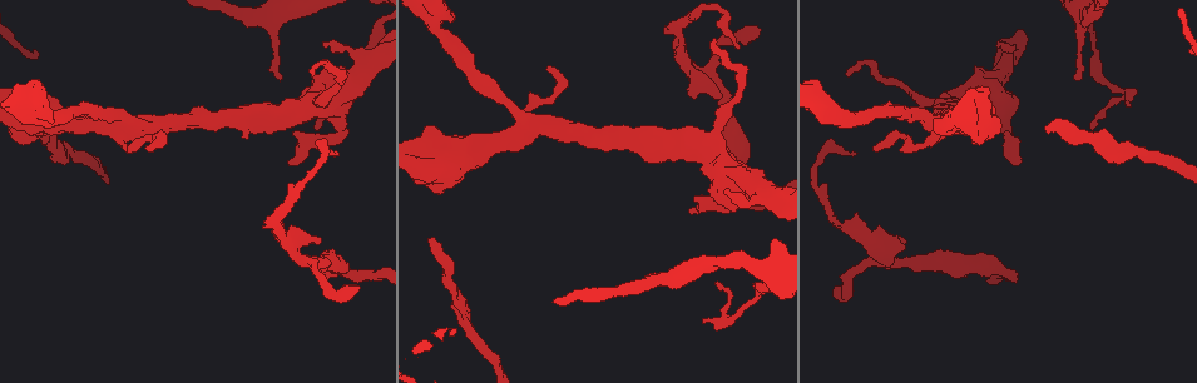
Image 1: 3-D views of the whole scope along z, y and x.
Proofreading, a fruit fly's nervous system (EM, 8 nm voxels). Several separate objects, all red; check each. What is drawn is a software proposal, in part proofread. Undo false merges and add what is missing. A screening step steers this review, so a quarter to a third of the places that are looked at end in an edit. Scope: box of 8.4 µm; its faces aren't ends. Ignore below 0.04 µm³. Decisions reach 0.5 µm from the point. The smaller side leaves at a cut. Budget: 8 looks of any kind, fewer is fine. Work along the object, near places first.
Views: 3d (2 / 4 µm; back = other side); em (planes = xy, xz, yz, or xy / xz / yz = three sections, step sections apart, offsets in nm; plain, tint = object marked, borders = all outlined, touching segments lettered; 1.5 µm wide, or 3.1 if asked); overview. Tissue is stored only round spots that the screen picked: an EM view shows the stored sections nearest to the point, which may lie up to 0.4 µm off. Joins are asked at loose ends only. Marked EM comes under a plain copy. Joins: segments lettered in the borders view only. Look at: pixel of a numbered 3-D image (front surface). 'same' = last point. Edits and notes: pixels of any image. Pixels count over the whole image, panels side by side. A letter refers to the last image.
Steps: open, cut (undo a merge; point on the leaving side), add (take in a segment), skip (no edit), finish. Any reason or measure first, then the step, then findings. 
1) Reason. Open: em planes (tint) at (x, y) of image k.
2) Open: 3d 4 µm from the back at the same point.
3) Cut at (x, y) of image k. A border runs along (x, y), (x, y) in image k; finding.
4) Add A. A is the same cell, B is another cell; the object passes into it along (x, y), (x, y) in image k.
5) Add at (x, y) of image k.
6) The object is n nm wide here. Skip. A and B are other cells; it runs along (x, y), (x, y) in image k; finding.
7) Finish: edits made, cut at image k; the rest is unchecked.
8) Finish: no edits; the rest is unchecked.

Free end. Open: 3d 2 µm at (1073, 77) of image 1.

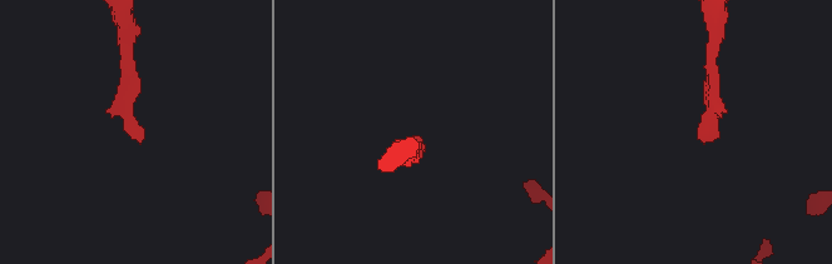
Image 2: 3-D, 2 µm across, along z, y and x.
Need the tissue. Open: em planes (tint) at (699, 139) of image 2.

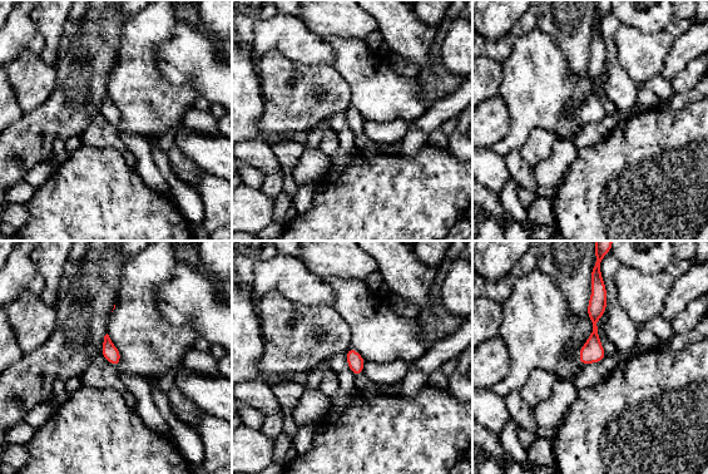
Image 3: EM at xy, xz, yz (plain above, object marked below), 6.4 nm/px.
Open: em planes (borders) at the same point.

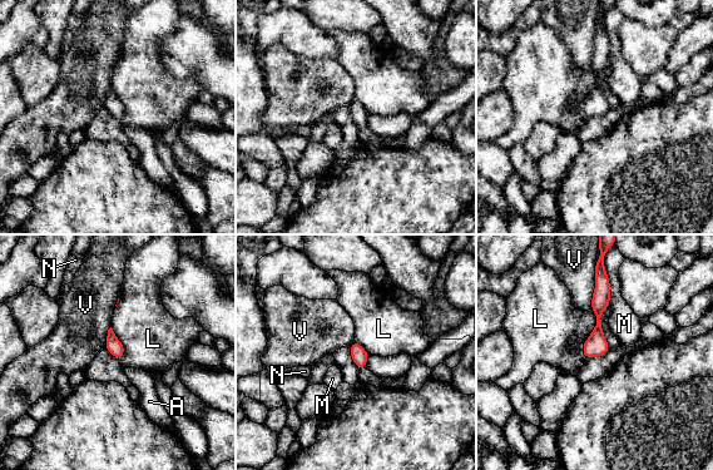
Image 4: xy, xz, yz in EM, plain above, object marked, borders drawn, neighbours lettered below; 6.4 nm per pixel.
Skip. A, L, M, N and V are other cells; none of them fits.

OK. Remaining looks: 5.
Thick end. Open: 3d 4 µm at (246, 136) of image 1.

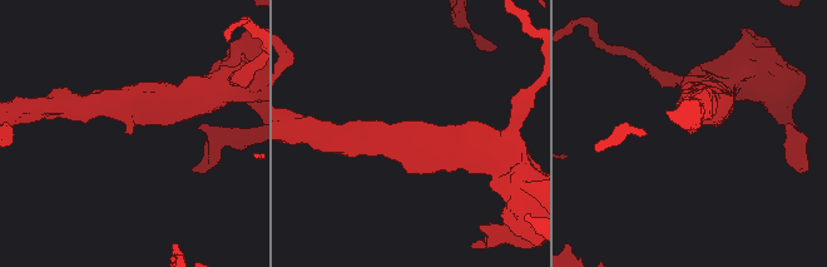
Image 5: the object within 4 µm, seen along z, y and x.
Need the tissue. Open: em xz step 4 (borders) at (130, 134) of image 5.

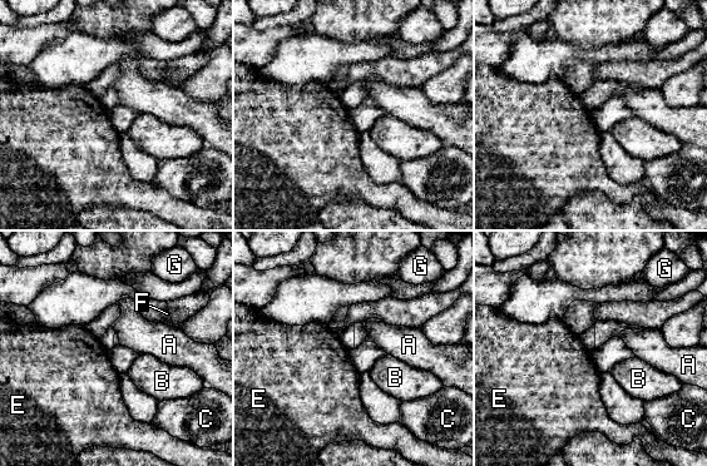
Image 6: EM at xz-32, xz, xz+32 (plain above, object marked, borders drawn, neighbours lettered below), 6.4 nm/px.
Open: em planes (borders) at the same point.

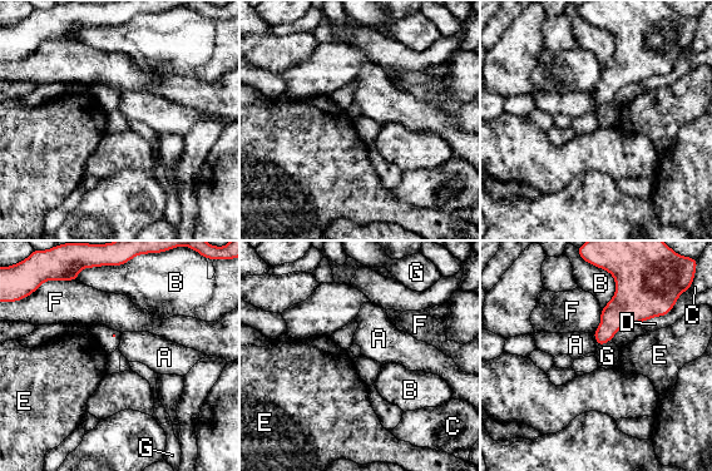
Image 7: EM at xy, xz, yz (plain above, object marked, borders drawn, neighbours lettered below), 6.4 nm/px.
The longest contact is with B, 340 nm. Skip. A, B, C, D, E, F and G are other cells; none of them fits.

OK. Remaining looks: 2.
Thin end. Open: em planes (borders) at (548, 66) of image 1.

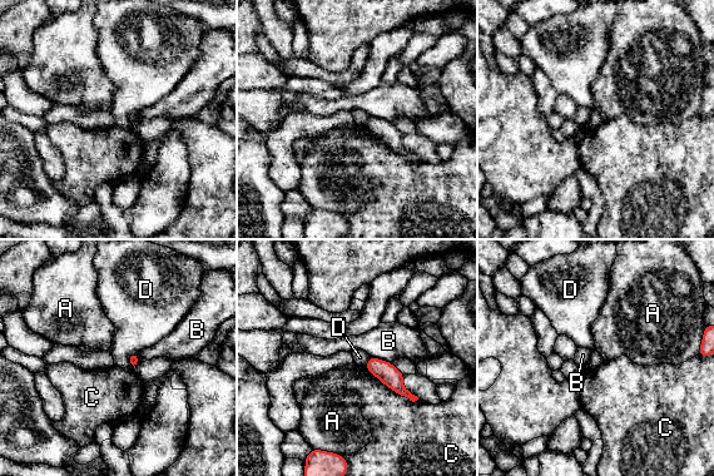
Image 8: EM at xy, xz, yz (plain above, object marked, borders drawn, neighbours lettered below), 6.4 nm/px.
The longest contact is with C, 360 nm. Skip. A, B, C and D are other cells; a border runs along (135, 351), (129, 356), (128, 365) in image 8; no lettered segment goes on from it.

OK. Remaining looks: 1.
Finish: no edits; the rest is unchecked.

